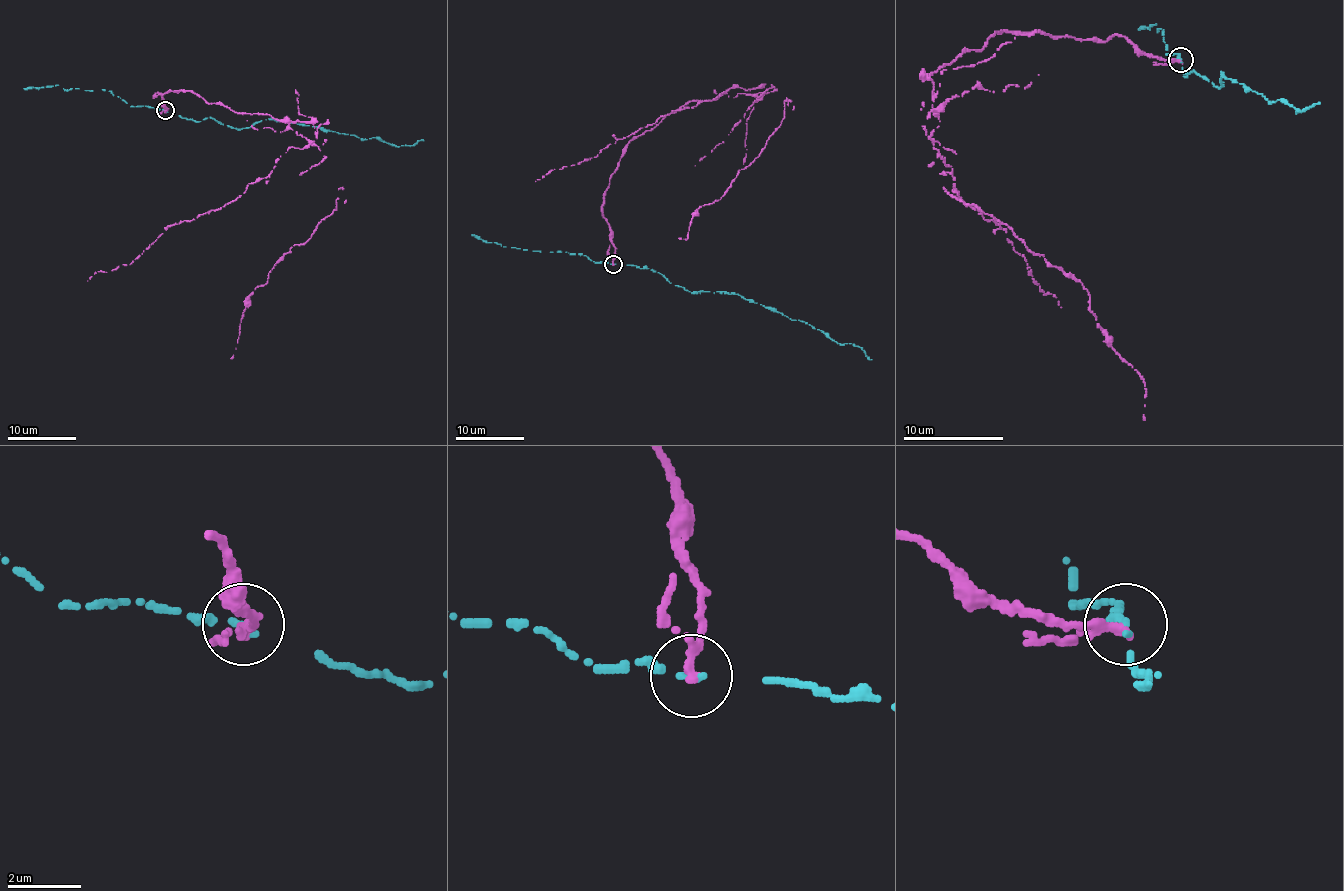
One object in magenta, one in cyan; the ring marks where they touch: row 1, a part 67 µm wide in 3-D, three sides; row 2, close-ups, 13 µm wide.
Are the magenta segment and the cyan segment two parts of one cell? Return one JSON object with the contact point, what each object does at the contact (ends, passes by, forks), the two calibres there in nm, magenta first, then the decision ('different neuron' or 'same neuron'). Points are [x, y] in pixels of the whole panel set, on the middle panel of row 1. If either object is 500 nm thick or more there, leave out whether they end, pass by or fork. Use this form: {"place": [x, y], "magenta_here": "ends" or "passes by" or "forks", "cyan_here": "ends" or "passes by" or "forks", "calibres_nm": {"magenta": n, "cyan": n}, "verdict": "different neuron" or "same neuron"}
{"place": [613, 264], "magenta_here": "passes by", "cyan_here": "ends", "calibres_nm": {"magenta": 240, "cyan": 190}, "verdict": "different neuron"}

